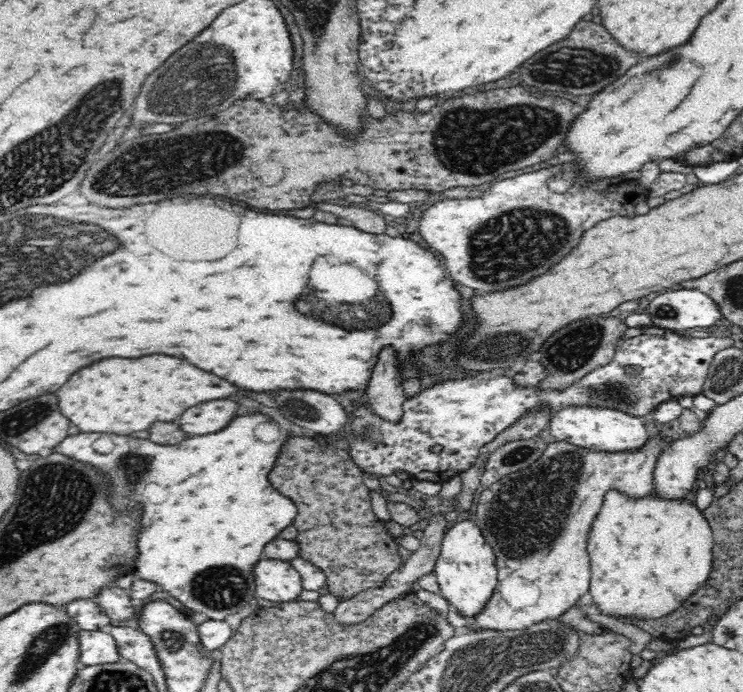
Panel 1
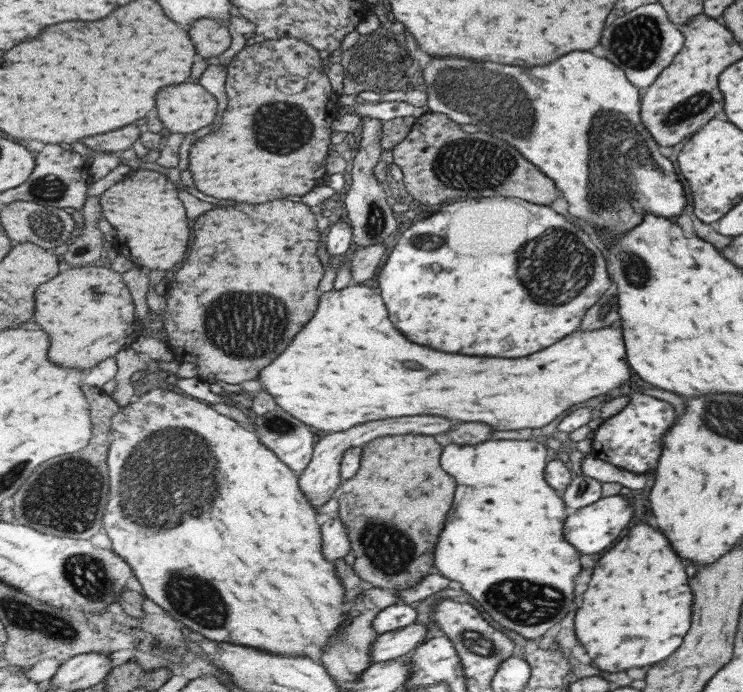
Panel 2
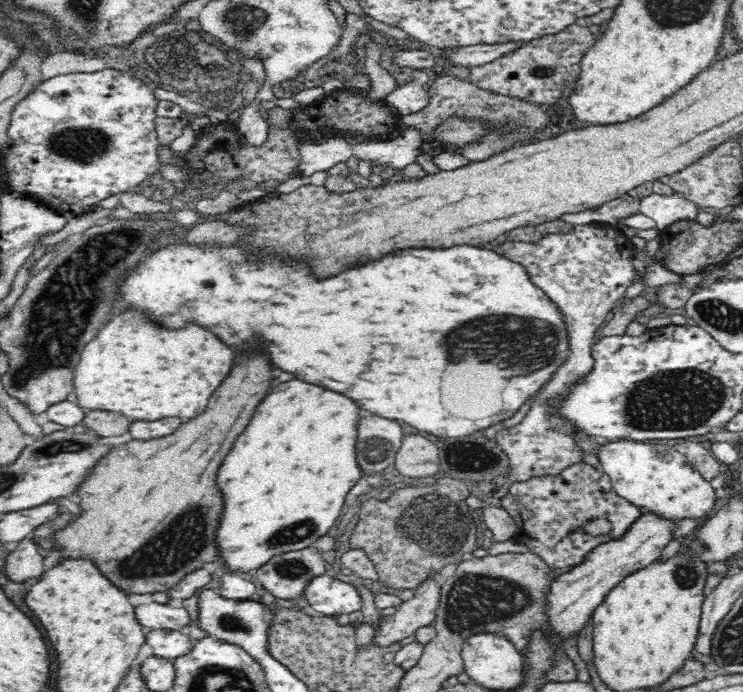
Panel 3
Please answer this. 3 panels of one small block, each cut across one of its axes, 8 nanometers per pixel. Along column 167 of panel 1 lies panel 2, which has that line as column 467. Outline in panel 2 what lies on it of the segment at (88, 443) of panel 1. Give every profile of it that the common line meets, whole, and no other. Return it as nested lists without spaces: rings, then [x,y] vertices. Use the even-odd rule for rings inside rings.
[[[489,440],[489,442],[483,442],[483,444],[479,444],[479,446],[457,446],[457,444],[451,444],[451,446],[447,446],[445,448],[445,456],[443,456],[443,464],[445,464],[445,470],[449,472],[449,474],[453,474],[455,478],[457,478],[457,508],[453,508],[453,516],[449,516],[449,528],[445,528],[445,536],[441,536],[441,544],[439,544],[439,548],[437,548],[437,566],[439,566],[439,570],[441,570],[440,574],[445,574],[445,577],[449,576],[451,580],[457,580],[457,582],[461,582],[463,586],[465,586],[465,592],[469,592],[471,596],[475,596],[475,600],[477,602],[481,602],[481,606],[483,610],[487,612],[491,616],[491,618],[497,621],[500,625],[504,626],[505,628],[511,629],[527,638],[529,640],[533,640],[533,638],[539,638],[539,636],[543,636],[553,624],[557,624],[563,616],[565,616],[565,608],[571,604],[571,600],[573,600],[573,578],[581,572],[581,566],[579,566],[579,552],[563,538],[563,520],[565,520],[565,506],[563,506],[563,500],[555,494],[555,490],[549,486],[549,482],[545,480],[545,468],[547,468],[547,447],[543,440],[541,442],[529,442],[529,440]],[[499,584],[499,586],[497,586]],[[549,588],[553,588],[555,590],[555,594],[559,594],[561,592],[561,596],[553,596],[553,594],[549,594]],[[549,596],[553,596],[555,600],[549,600]],[[557,598],[559,598],[559,610],[557,610]]]

